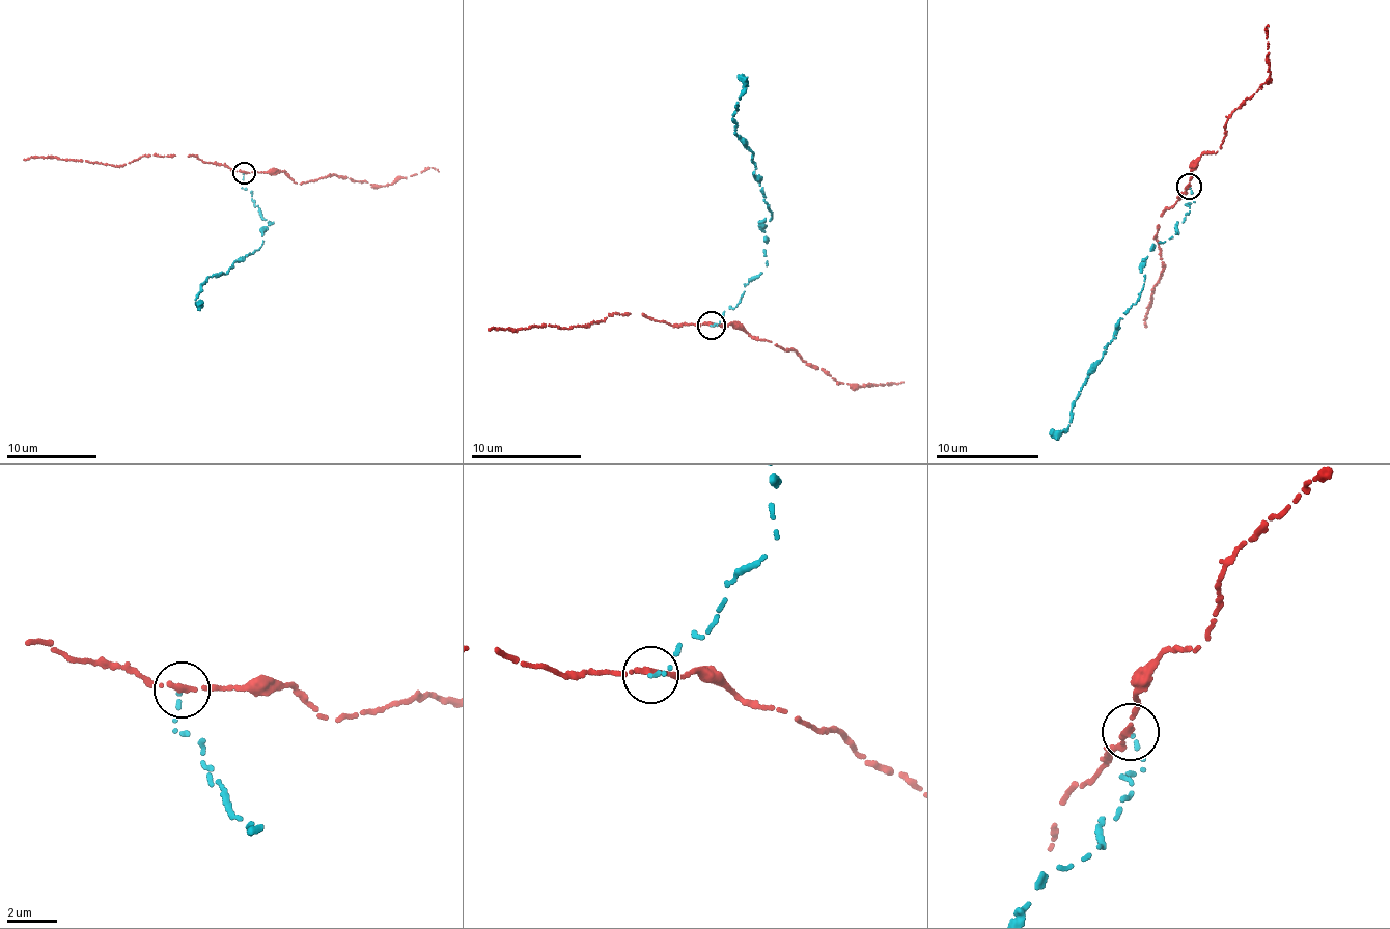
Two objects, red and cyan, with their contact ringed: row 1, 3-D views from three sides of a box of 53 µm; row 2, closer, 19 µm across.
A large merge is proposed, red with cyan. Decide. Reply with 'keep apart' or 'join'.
keep apart

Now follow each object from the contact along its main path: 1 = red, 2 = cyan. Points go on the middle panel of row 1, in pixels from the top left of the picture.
1: (711, 327), (729, 324), (798, 353), (831, 378), (858, 387), (904, 383)
2: (713, 325), (762, 273), (763, 222), (773, 216), (752, 171), (750, 148), (735, 132), (740, 78)

